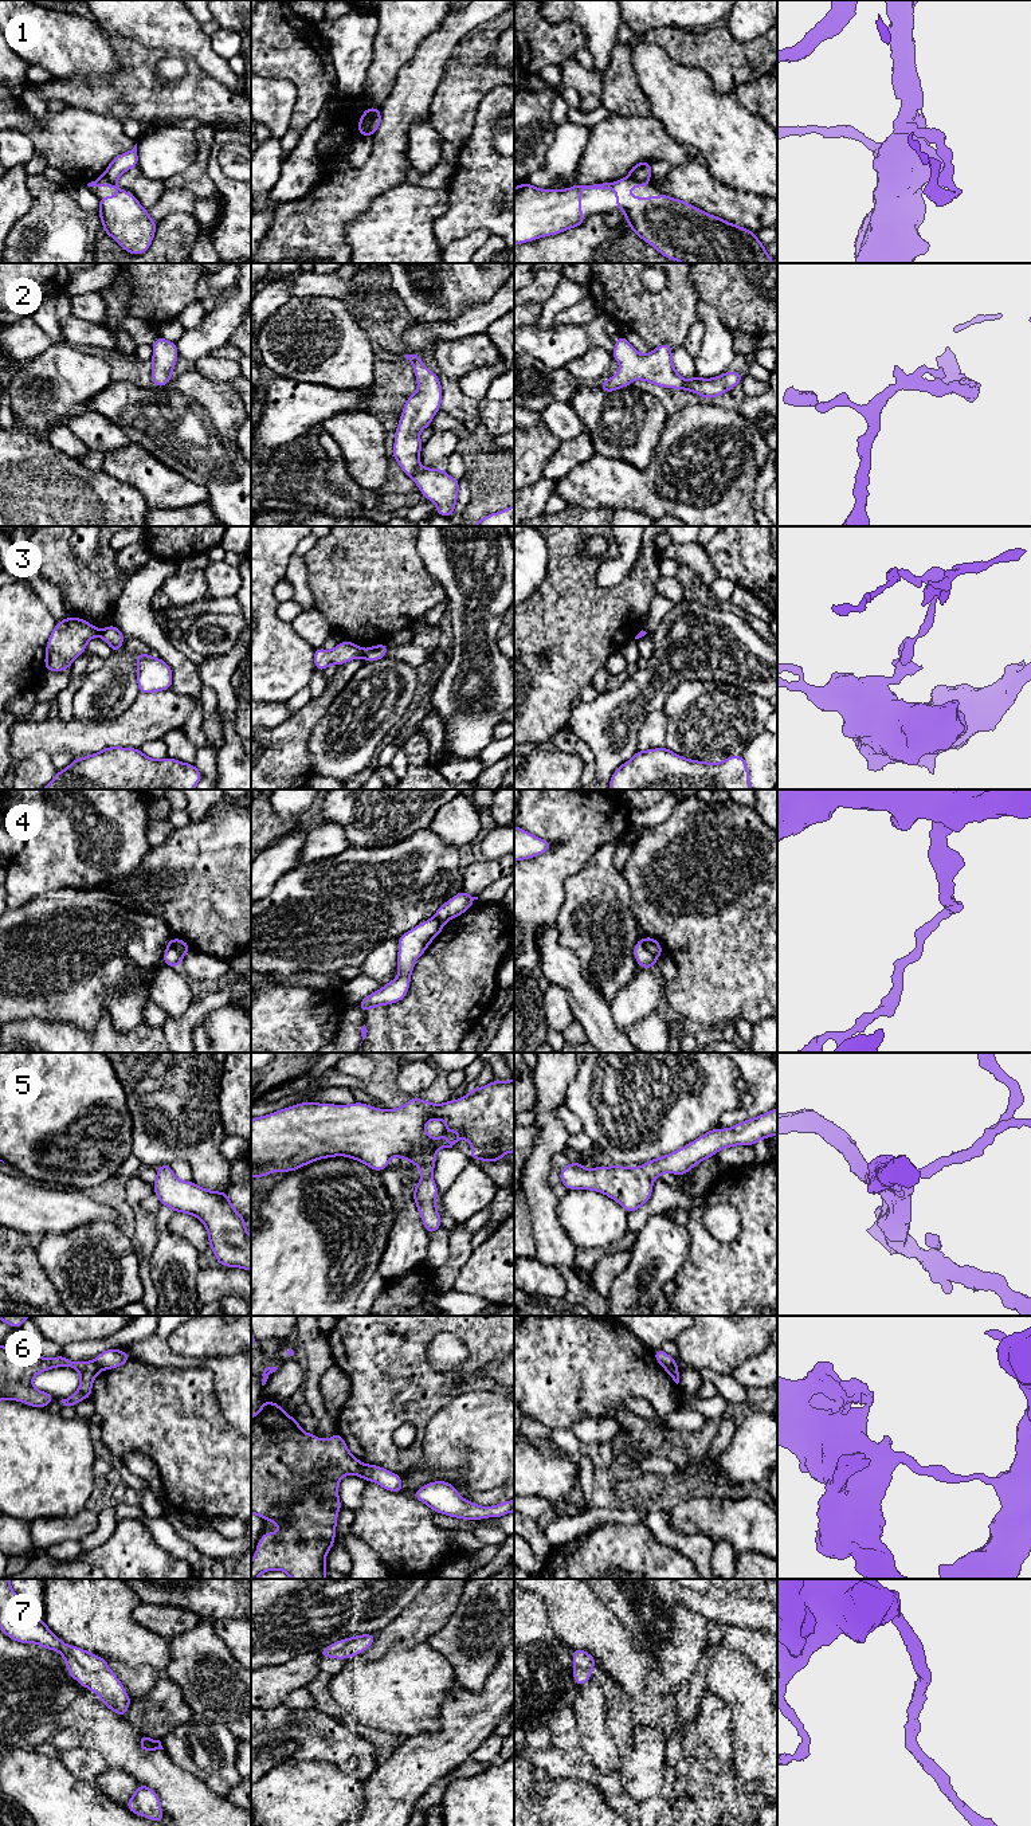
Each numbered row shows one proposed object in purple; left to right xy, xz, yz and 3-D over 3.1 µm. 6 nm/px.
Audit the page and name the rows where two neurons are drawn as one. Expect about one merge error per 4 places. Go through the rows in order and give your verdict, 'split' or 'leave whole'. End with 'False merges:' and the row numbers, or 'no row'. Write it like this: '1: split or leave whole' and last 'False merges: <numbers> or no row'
1: split
2: leave whole
3: split
4: split
5: leave whole
6: split
7: leave whole
False merges: 1, 3, 4, 6

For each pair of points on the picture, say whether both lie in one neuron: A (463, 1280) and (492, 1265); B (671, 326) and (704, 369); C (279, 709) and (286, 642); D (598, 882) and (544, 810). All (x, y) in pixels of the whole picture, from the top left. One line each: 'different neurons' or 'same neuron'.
A: same neuron
B: different neurons
C: different neurons
D: different neurons

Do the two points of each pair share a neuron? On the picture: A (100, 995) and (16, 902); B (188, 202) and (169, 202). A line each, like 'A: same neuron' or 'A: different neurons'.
A: different neurons
B: same neuron

